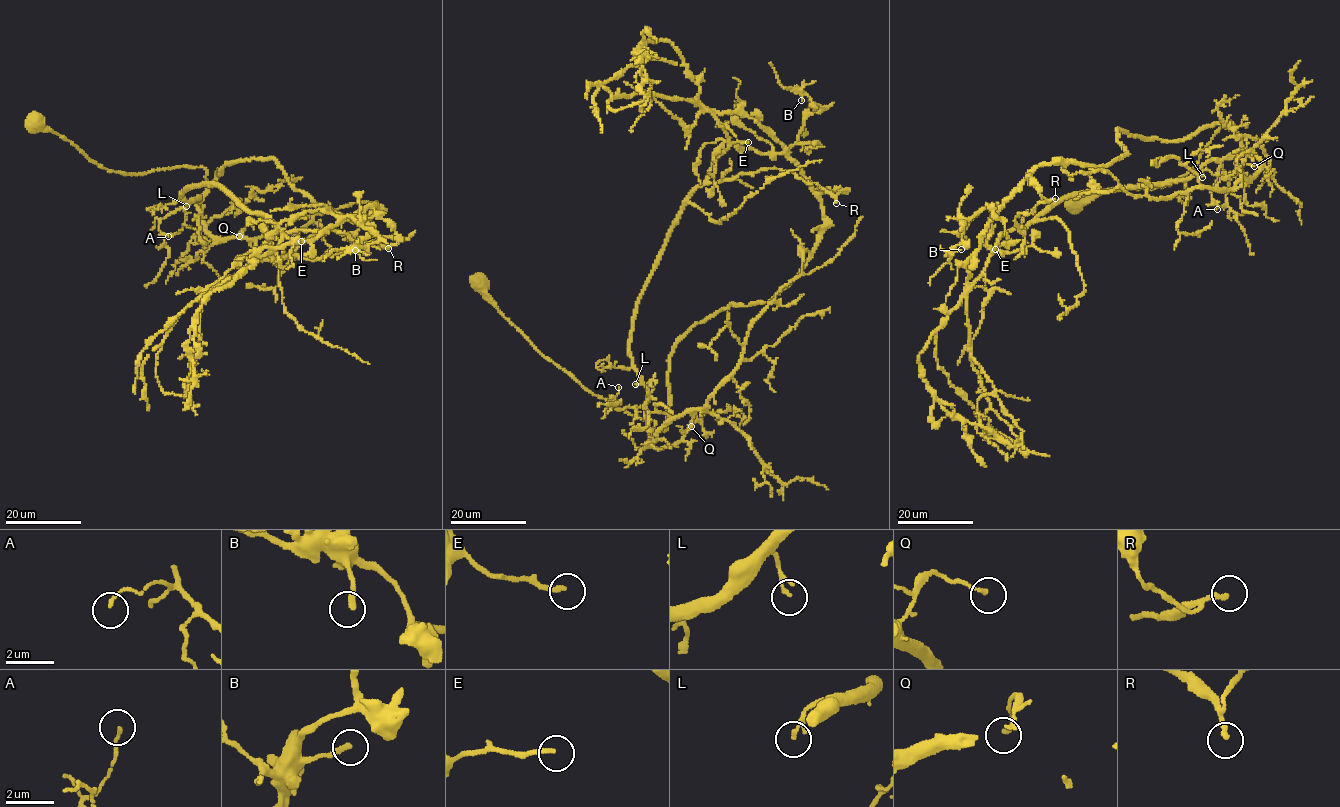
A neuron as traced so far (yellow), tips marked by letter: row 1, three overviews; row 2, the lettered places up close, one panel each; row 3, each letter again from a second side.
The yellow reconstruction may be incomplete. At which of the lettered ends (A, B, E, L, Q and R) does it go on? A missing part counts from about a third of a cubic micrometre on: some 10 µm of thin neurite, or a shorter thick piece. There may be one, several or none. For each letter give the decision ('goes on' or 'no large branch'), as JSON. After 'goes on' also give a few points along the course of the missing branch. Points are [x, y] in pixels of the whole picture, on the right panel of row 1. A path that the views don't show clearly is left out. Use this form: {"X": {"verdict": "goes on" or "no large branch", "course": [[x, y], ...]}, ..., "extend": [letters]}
{"A": {"verdict": "no large branch"}, "B": {"verdict": "no large branch"}, "E": {"verdict": "no large branch"}, "L": {"verdict": "no large branch"}, "Q": {"verdict": "no large branch"}, "R": {"verdict": "no large branch"}, "extend": []}

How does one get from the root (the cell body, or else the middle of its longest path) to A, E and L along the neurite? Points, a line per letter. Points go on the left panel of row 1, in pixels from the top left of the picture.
A: (34, 122), (99, 165), (126, 174), (204, 168), (205, 194), (160, 221), (159, 230), (168, 236)
E: (34, 122), (126, 174), (204, 168), (206, 193), (186, 200), (187, 185), (216, 185), (301, 241)
L: (34, 122), (99, 165), (126, 174), (204, 168), (206, 193), (186, 206)

